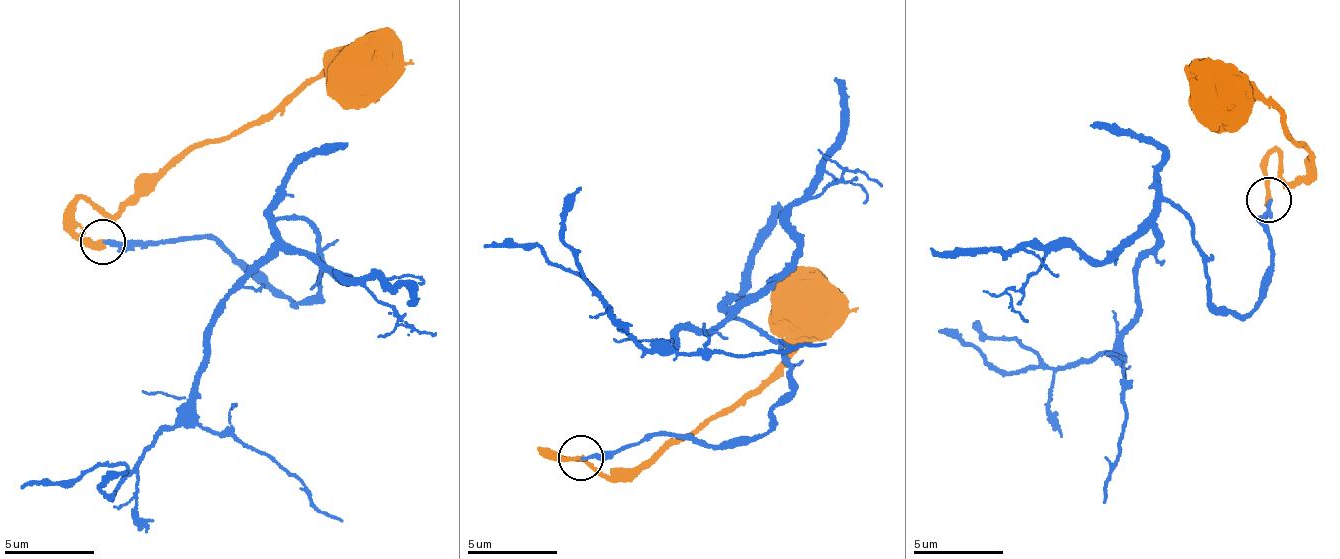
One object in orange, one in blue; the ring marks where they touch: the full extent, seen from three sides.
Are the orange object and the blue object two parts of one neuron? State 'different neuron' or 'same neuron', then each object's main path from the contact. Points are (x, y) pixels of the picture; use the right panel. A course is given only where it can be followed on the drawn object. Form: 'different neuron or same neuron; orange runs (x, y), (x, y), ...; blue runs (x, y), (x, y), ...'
same neuron; orange runs (1267, 198), (1264, 168), (1274, 152), (1292, 183), (1313, 156), (1290, 141), (1287, 113), (1230, 76), (1222, 92); blue runs (1267, 198), (1271, 266), (1249, 314), (1212, 302), (1208, 257), (1166, 204), (1113, 356), (1054, 367), (972, 325)

